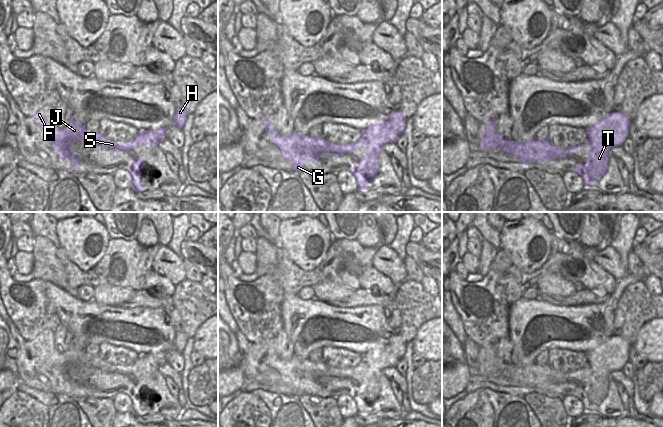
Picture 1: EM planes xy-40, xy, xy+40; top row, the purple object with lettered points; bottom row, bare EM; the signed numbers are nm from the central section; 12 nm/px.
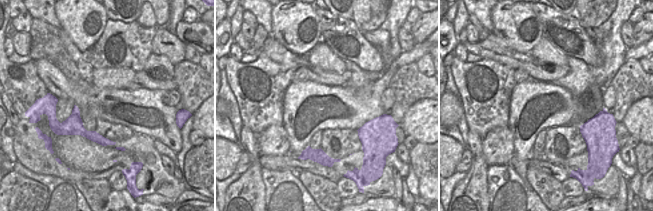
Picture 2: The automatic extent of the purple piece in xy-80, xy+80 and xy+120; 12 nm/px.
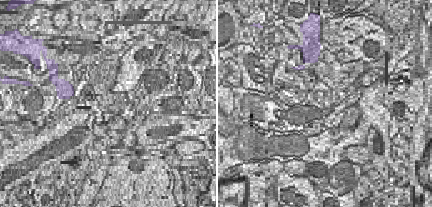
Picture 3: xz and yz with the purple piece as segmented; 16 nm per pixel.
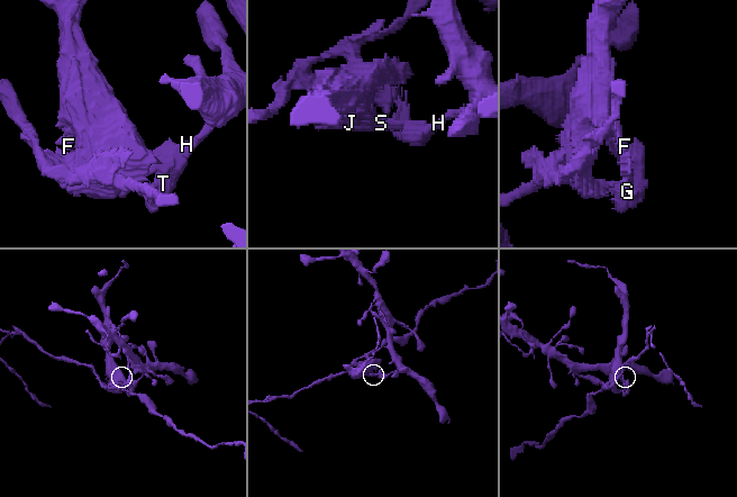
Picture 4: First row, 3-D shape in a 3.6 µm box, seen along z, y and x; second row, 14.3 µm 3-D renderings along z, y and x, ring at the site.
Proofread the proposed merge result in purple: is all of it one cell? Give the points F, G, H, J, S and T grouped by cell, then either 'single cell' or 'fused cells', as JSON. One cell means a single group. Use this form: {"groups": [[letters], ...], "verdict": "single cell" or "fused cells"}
{"groups": [["F", "G", "J", "S"], ["H", "T"]], "verdict": "fused cells"}

